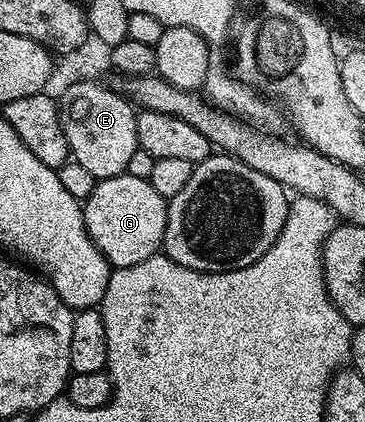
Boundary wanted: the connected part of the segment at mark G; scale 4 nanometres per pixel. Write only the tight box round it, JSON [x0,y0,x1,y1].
[83,173,168,268]

